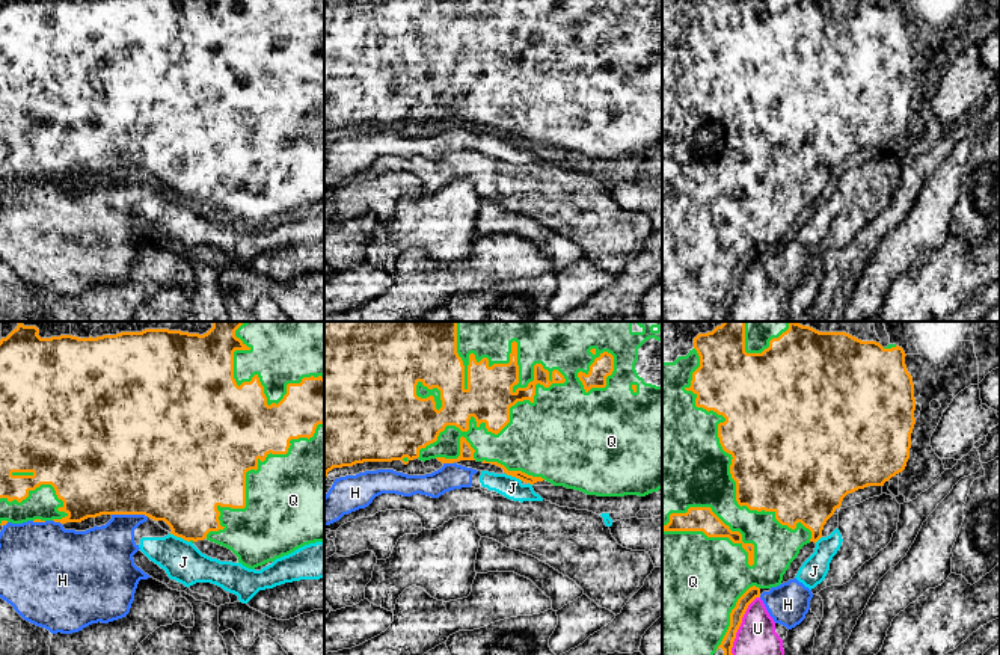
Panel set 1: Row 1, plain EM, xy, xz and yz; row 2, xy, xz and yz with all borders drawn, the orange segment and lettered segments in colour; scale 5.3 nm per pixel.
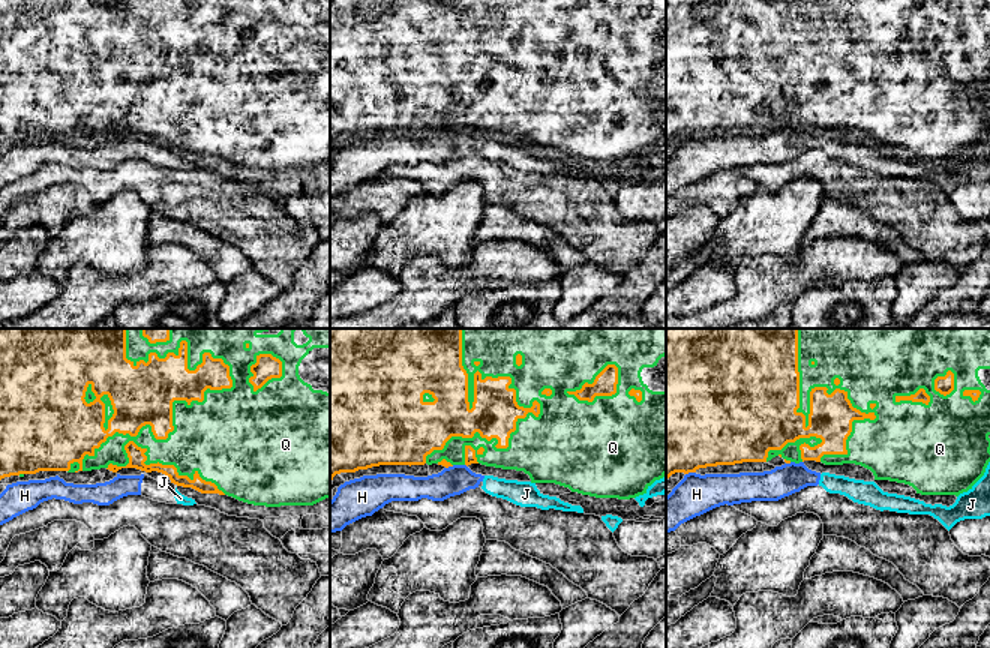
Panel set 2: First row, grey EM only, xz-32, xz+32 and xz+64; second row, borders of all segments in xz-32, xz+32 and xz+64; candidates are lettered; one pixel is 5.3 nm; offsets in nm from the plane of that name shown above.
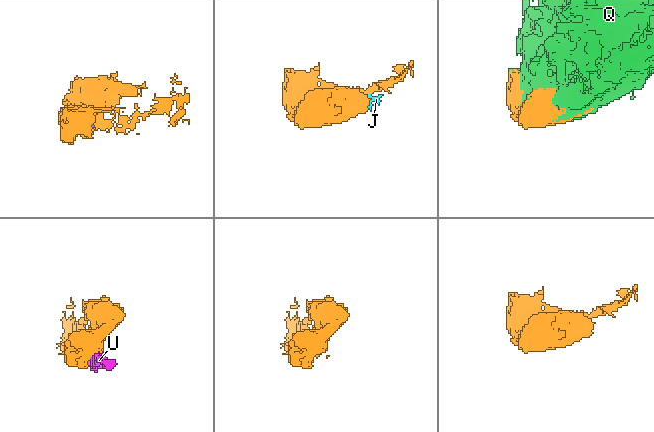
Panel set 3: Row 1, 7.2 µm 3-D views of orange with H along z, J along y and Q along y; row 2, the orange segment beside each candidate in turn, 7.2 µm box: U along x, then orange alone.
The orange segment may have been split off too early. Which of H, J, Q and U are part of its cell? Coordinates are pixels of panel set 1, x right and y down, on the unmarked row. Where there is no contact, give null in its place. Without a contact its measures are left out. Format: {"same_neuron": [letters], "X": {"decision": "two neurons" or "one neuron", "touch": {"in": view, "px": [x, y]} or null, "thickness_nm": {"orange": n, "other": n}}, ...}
{"same_neuron": ["Q"], "H": {"decision": "two neurons", "touch": {"in": "xy", "px": [130, 175]}, "thickness_nm": {"orange": 500, "other": 300}}, "J": {"decision": "two neurons", "touch": {"in": "xy", "px": [180, 198]}, "thickness_nm": {"orange": 400, "other": 220}}, "Q": {"decision": "one neuron", "touch": {"in": "xz", "px": [495, 95]}, "thickness_nm": {"orange": 260, "other": 400}}, "U": {"decision": "two neurons", "touch": {"in": "yz", "px": [739, 287]}, "thickness_nm": {"orange": 70, "other": 280}}}

